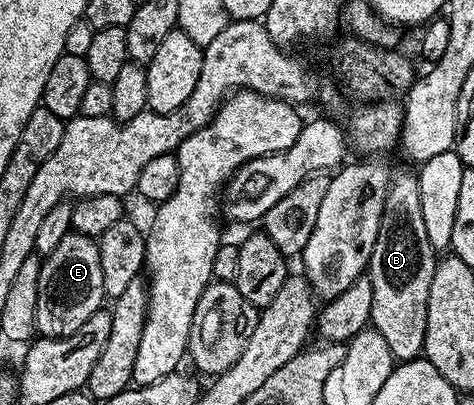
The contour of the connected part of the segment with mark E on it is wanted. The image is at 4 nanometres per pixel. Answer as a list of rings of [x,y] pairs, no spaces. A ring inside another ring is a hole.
[[[71,230],[48,255],[43,256],[38,277],[38,317],[36,318],[37,332],[45,339],[70,337],[94,317],[96,311],[105,306],[106,296],[102,285],[102,257],[97,240],[86,237],[82,233]]]

